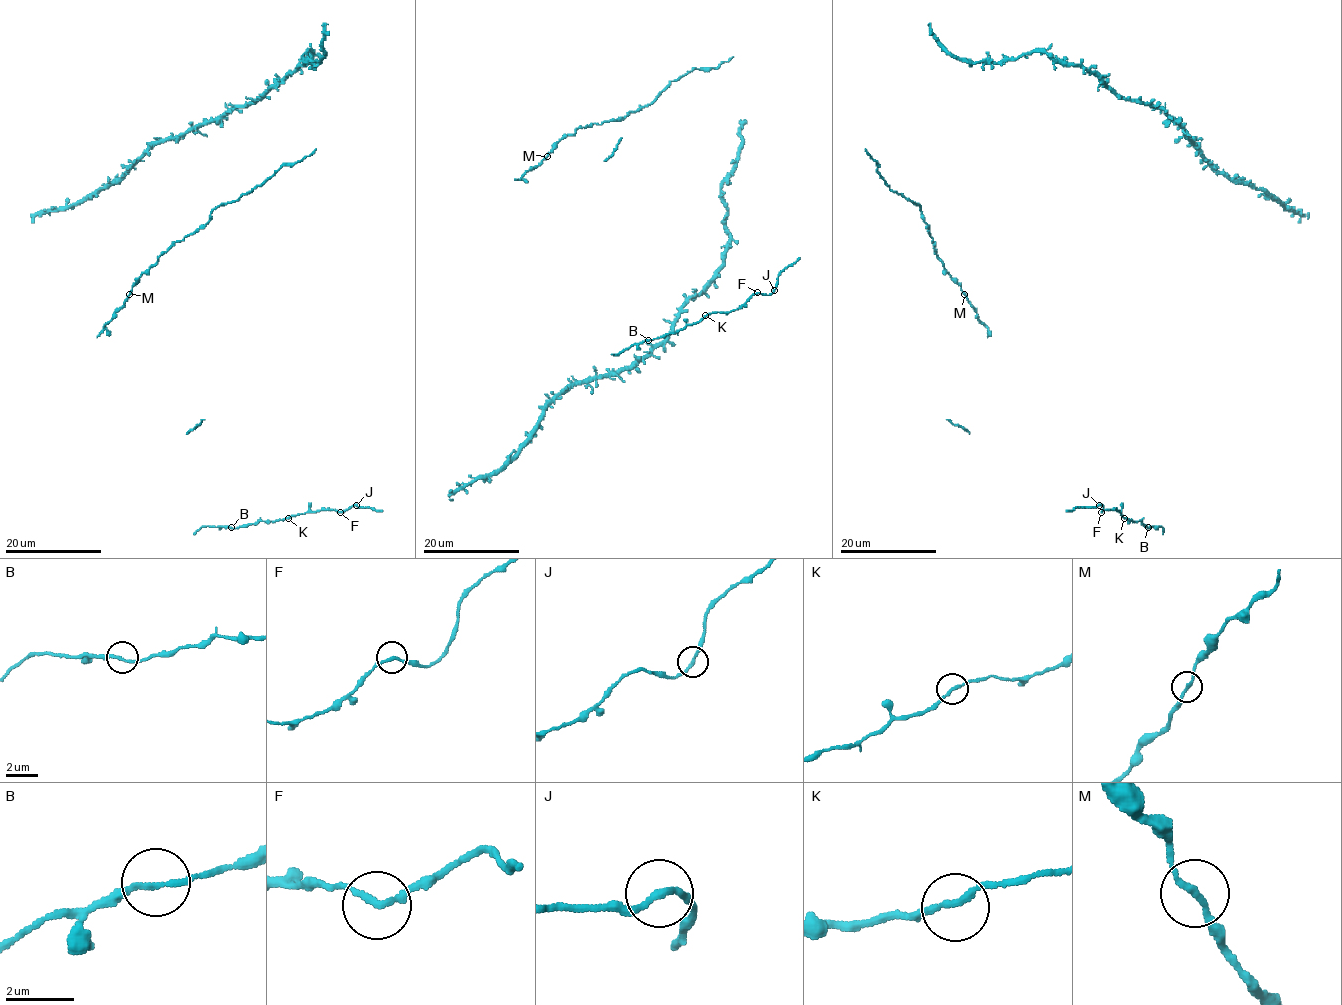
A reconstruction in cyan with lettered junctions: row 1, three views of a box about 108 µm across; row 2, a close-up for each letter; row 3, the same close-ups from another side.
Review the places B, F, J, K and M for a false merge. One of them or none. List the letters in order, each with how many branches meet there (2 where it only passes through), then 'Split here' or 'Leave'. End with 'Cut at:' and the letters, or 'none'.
B: Branches: 2. Leave
F: Branches: 2. Leave
J: Branches: 2. Leave
K: Branches: 2. Leave
M: Branches: 2. Leave
Cut at: none

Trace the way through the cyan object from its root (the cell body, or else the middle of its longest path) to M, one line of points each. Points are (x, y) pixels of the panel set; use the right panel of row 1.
M: (878, 173), (891, 190), (920, 207), (935, 254), (964, 294)

